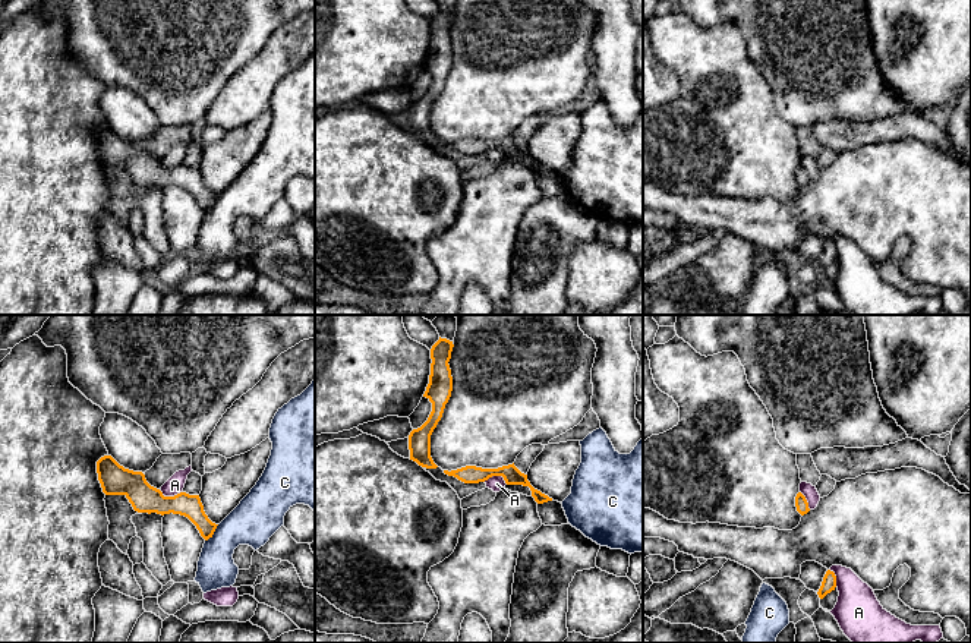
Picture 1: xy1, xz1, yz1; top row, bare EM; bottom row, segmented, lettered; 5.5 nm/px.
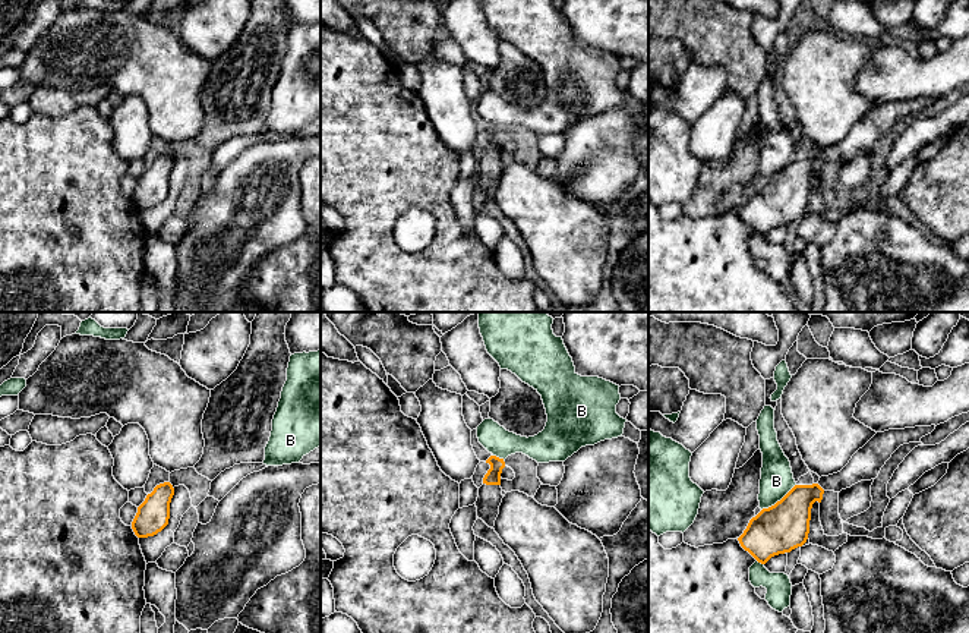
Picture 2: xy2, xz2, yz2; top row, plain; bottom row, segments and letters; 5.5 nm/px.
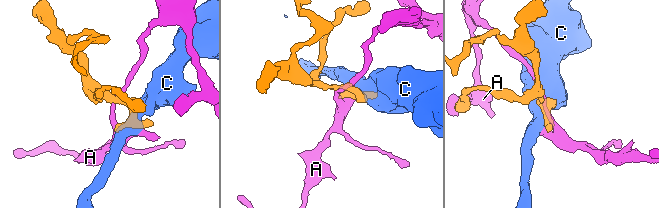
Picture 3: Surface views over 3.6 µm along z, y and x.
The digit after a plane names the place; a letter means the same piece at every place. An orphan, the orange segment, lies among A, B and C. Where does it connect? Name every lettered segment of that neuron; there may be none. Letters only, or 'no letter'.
no letter

